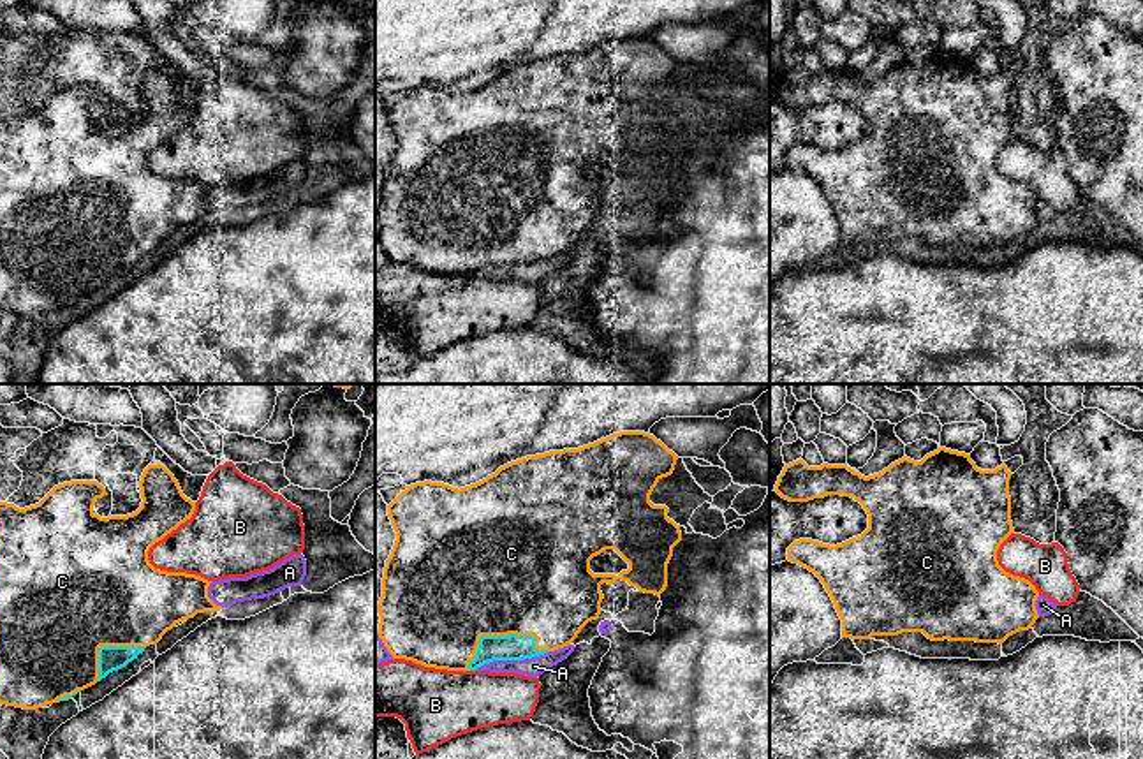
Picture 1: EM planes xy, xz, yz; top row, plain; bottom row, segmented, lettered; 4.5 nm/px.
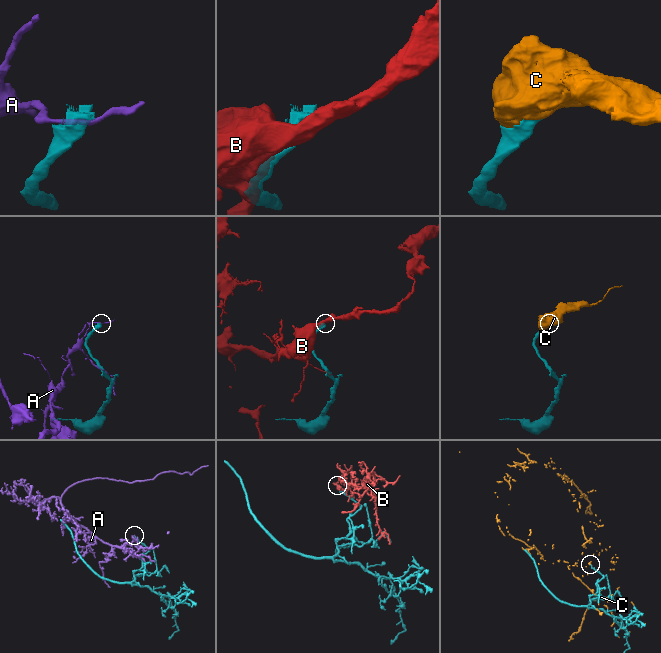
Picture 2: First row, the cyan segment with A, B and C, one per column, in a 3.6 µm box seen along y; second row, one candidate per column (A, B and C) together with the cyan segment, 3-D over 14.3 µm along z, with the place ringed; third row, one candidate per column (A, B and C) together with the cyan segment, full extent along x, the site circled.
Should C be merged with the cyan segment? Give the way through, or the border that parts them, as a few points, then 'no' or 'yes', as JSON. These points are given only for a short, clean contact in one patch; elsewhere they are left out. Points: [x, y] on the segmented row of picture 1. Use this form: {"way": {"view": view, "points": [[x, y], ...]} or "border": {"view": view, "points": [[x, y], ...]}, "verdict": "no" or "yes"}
{"verdict": "yes"}

